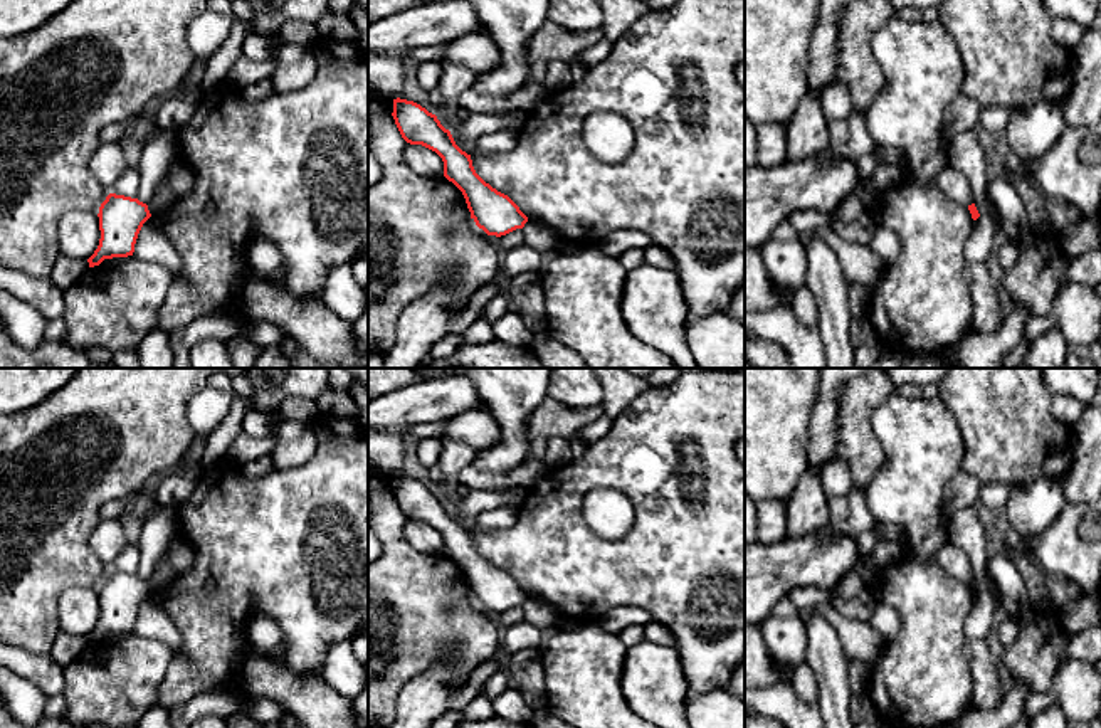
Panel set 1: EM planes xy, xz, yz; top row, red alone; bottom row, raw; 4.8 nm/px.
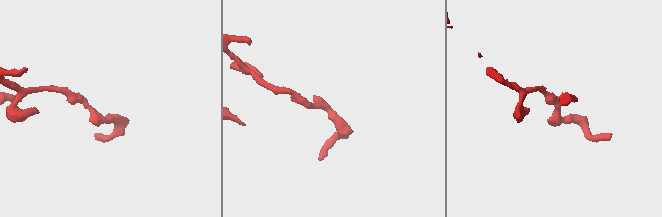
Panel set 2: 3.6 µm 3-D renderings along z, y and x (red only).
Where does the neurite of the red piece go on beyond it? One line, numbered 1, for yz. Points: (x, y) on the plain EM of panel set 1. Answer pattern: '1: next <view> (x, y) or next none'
1: next none

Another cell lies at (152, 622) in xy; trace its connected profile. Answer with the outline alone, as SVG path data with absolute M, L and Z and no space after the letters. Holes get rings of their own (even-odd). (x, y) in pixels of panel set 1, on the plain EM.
M150 593L136 615L133 634L145 639L156 639L165 642L173 652L180 651L180 634L166 615L163 607L156 602L156 595Z

